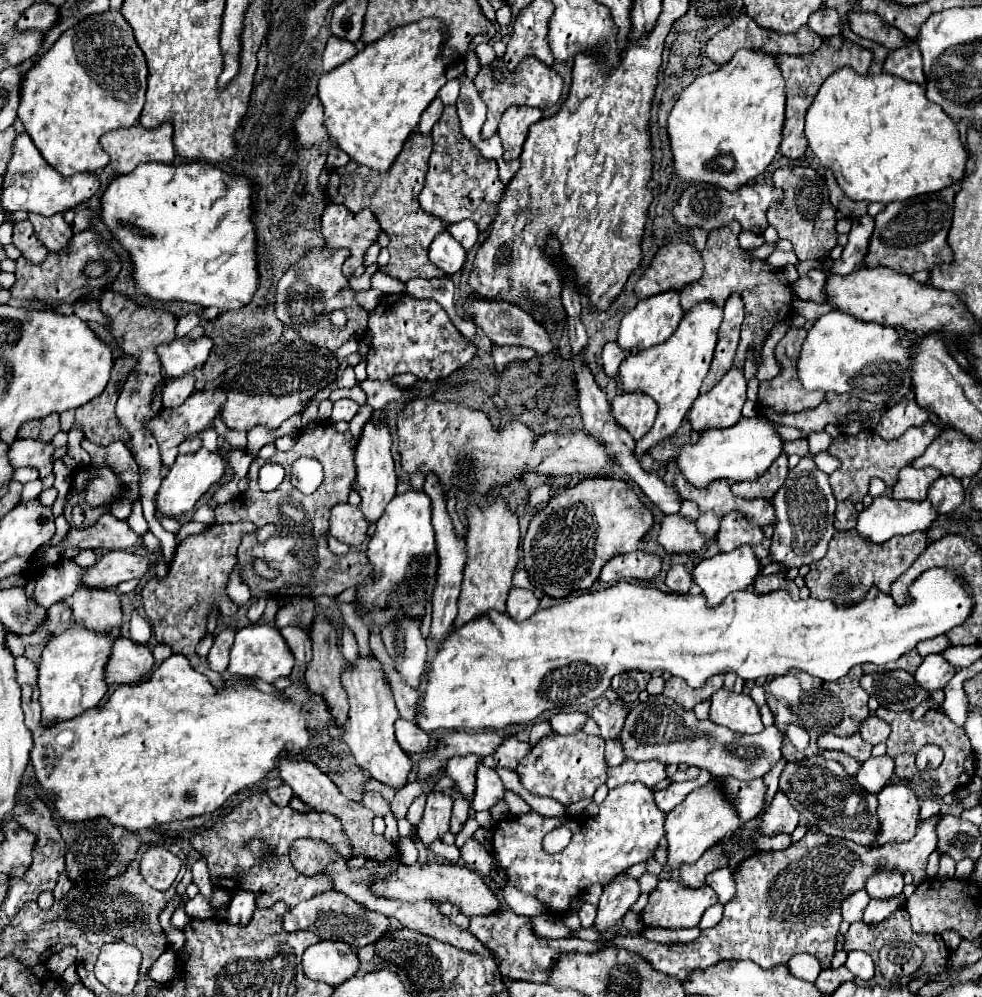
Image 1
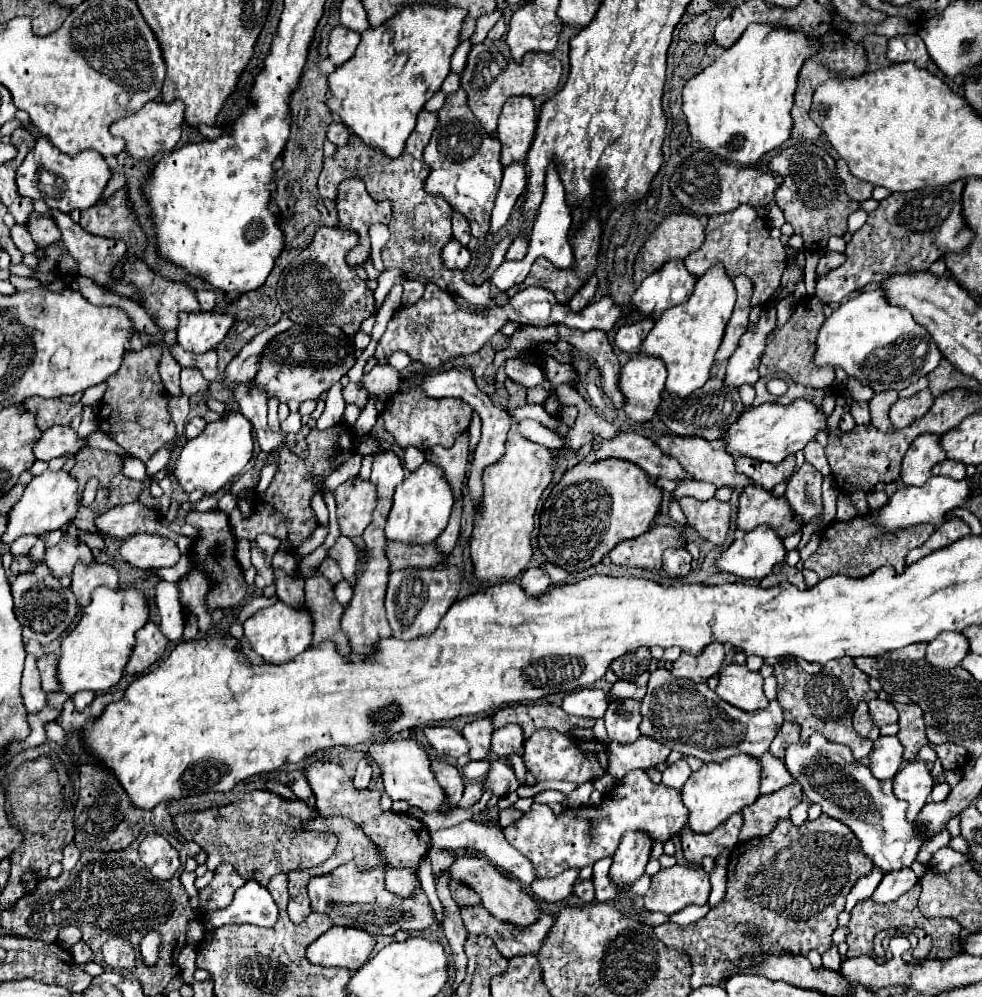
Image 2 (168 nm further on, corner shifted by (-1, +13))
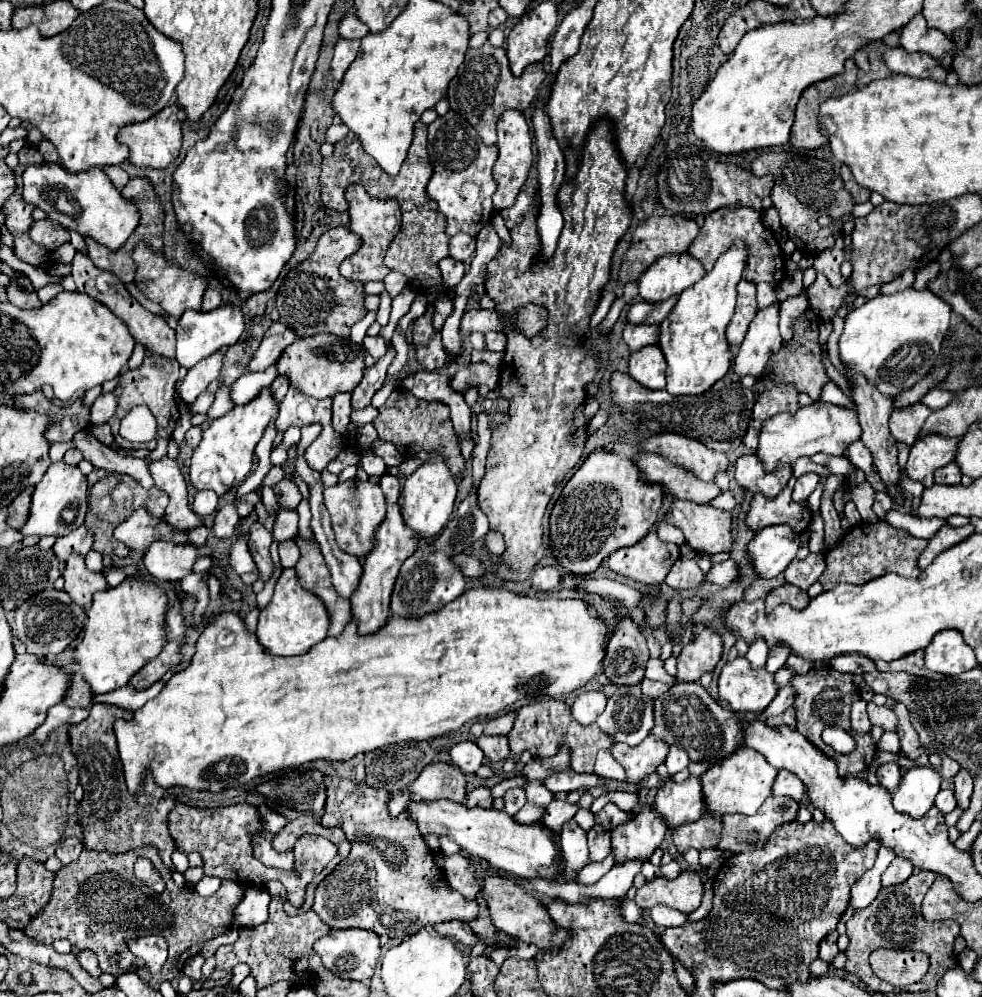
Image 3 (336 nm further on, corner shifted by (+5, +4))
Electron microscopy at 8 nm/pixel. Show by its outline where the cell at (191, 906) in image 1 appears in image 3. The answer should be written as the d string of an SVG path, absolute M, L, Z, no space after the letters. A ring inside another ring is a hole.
M202 877L200 881L198 881L198 885L196 885L196 891L198 891L198 895L202 895L202 897L208 897L208 895L212 895L218 887L220 887L220 879L218 877Z

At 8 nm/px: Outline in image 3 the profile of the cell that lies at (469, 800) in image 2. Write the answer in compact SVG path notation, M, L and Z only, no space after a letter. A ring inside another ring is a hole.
M476 787L476 789L468 795L466 805L468 805L468 807L486 807L486 809L490 809L490 807L492 807L492 801L494 801L494 797L492 797L492 793L490 793L488 787Z

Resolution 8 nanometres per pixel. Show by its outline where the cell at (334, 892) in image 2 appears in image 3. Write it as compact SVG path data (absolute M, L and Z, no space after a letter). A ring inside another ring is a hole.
M334 777L334 781L328 785L328 801L326 811L320 819L322 825L338 825L352 851L350 855L328 875L316 889L316 913L318 917L332 929L368 929L378 933L380 937L406 937L412 933L418 933L422 927L440 923L440 921L472 921L478 917L478 901L466 899L464 895L458 895L458 891L450 891L450 885L446 883L446 875L438 869L434 855L426 841L422 839L418 827L410 823L410 815L402 811L398 817L392 817L388 811L390 795L384 789L372 789L366 783L354 783L350 779Z

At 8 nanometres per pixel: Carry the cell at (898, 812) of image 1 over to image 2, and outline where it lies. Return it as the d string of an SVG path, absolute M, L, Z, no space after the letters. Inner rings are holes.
M910 762L906 764L892 780L896 798L908 802L908 820L912 822L922 806L928 802L934 778L924 762Z

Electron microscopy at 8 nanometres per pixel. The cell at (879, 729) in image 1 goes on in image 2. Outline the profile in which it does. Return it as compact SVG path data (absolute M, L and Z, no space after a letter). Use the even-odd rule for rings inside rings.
M878 698L870 700L868 708L870 708L870 718L872 718L874 726L878 726L878 728L898 722L898 712L888 700L878 700Z

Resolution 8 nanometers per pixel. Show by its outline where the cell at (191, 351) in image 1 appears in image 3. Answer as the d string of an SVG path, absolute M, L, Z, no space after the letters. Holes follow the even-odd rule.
M222 305L214 311L186 311L176 327L176 339L178 339L178 347L176 347L176 361L182 367L194 367L198 361L202 361L204 357L212 355L214 351L226 349L230 345L236 345L240 335L244 333L246 327L246 319L244 313L238 305Z

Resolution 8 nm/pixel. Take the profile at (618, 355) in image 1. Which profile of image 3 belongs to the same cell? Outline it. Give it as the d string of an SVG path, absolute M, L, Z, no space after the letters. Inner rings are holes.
M628 323L624 327L624 341L628 343L630 351L638 351L644 345L652 345L658 341L658 325L648 325L648 323Z

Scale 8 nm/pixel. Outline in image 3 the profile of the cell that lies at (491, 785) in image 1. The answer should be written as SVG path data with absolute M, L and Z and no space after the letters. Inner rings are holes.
M510 789L504 795L504 801L506 801L506 807L504 807L506 813L508 815L516 815L526 803L526 793L524 793L524 789Z

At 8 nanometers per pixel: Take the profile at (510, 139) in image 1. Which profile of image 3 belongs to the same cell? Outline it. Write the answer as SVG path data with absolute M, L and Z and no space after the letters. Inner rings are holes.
M506 111L500 117L500 121L498 121L498 143L496 145L500 149L500 155L498 155L498 161L494 163L494 169L492 169L492 175L498 183L498 189L494 193L494 209L502 211L502 209L512 207L520 187L524 185L524 181L528 177L530 165L532 165L530 129L528 129L528 123L526 123L526 119L520 111Z

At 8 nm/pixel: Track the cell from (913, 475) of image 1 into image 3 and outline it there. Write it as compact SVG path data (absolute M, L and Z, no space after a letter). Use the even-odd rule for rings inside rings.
M936 433L924 435L916 445L910 449L908 469L906 475L914 481L924 483L926 487L934 485L934 471L954 461L958 451L958 437L942 437Z

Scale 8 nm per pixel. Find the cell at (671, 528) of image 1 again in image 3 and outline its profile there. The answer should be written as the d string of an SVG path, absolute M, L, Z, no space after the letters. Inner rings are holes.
M674 499L666 513L666 521L682 529L686 543L696 553L716 555L732 549L732 513L716 509L712 505L698 505L682 499Z

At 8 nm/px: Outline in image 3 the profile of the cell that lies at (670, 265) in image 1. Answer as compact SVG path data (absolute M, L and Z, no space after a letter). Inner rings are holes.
M652 215L646 221L642 221L632 237L632 245L624 255L622 267L620 267L620 281L626 285L628 281L638 279L658 257L666 255L666 253L682 253L690 247L690 243L694 241L694 237L698 235L700 227L696 225L694 219L682 217L682 215L672 215L672 217L660 217L660 215Z

